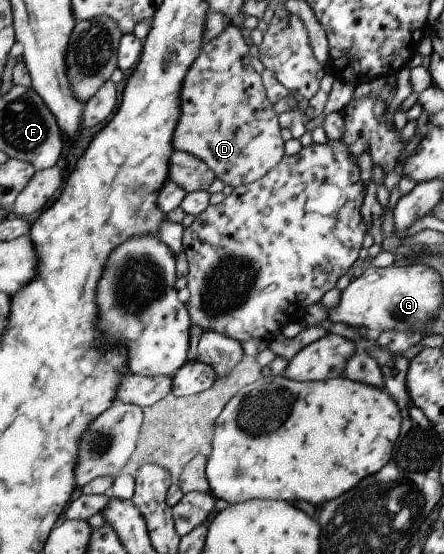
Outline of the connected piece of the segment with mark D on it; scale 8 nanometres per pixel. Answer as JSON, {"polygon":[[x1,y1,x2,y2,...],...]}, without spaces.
{"polygon":[[231,23,214,41,204,41,198,57,188,67,180,83,180,114,172,131,172,149,188,153,201,160,224,185,239,187,260,179,285,156,280,125,266,99,261,75,250,65,249,43]]}

